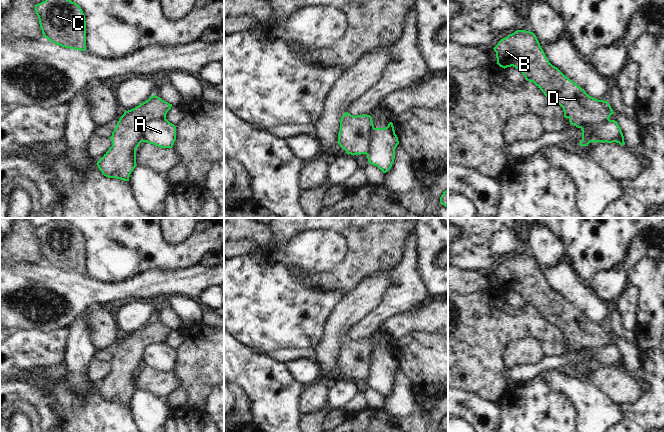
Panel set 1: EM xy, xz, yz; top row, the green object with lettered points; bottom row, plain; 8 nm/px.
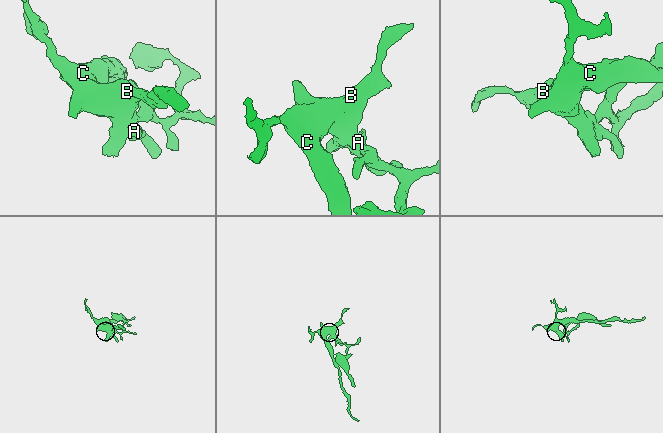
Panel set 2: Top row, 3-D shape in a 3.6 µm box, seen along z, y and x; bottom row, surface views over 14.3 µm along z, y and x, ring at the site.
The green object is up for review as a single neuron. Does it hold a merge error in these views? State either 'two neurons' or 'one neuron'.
two neurons

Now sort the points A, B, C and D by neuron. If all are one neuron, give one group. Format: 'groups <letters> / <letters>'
groups A / B C D

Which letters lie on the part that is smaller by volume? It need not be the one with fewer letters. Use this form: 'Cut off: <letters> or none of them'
Cut off: A

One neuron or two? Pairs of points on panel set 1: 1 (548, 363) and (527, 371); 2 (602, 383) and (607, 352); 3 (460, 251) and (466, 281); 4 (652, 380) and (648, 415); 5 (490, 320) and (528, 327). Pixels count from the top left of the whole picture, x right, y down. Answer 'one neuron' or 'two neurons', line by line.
1: one neuron
2: two neurons
3: two neurons
4: one neuron
5: one neuron

